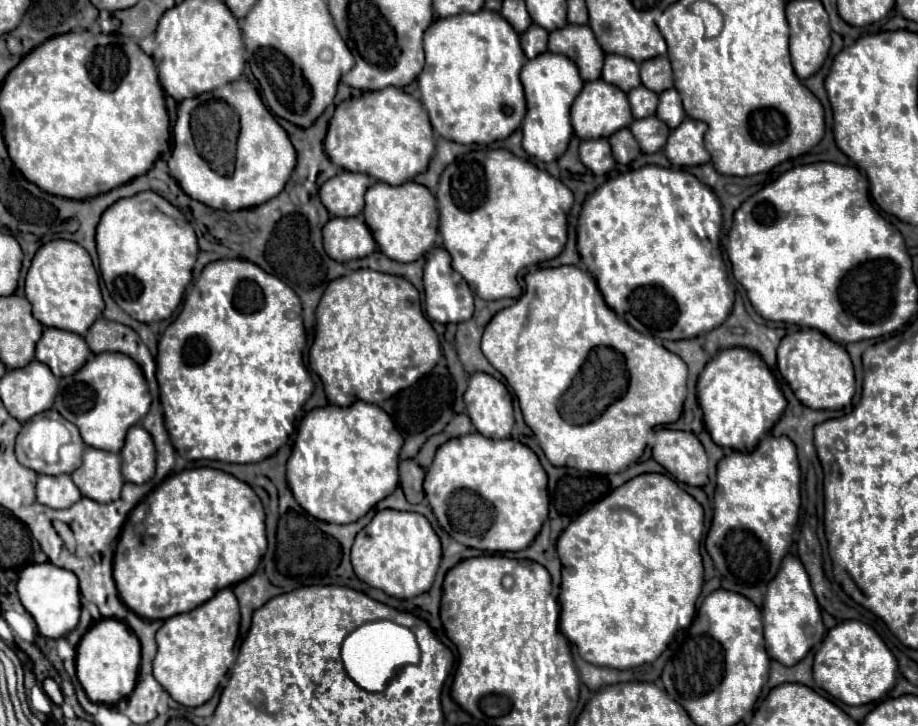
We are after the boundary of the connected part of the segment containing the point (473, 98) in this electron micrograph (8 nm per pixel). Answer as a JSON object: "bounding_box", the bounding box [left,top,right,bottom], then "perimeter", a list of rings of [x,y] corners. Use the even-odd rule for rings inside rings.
{"bounding_box":[418,9,528,145],"perimeter":[[[480,9],[478,13],[460,13],[454,17],[436,19],[424,33],[424,53],[426,65],[418,75],[418,89],[436,133],[462,145],[490,145],[510,137],[516,131],[526,111],[520,71],[528,59],[524,59],[518,33],[500,13]]]}

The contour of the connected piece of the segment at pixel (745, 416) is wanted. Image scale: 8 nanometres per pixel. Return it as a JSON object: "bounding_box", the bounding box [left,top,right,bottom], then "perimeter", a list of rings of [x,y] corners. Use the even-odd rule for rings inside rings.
{"bounding_box":[698,347,786,451],"perimeter":[[[744,347],[722,349],[706,363],[698,379],[698,403],[712,441],[736,451],[752,451],[786,407],[786,399],[762,357]]]}

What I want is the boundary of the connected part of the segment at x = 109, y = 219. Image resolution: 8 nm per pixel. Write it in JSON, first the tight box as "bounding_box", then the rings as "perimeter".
{"bounding_box":[98,191,198,323],"perimeter":[[[140,191],[112,203],[98,227],[100,273],[112,299],[142,323],[168,319],[182,301],[198,255],[196,233],[186,215],[154,191]]]}

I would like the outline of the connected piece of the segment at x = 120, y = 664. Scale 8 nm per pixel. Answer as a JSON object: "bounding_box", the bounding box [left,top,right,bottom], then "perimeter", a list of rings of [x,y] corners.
{"bounding_box":[76,619,140,705],"perimeter":[[[100,619],[84,633],[76,647],[76,677],[82,683],[88,699],[94,703],[114,705],[128,697],[136,685],[140,667],[140,641],[118,619]]]}

